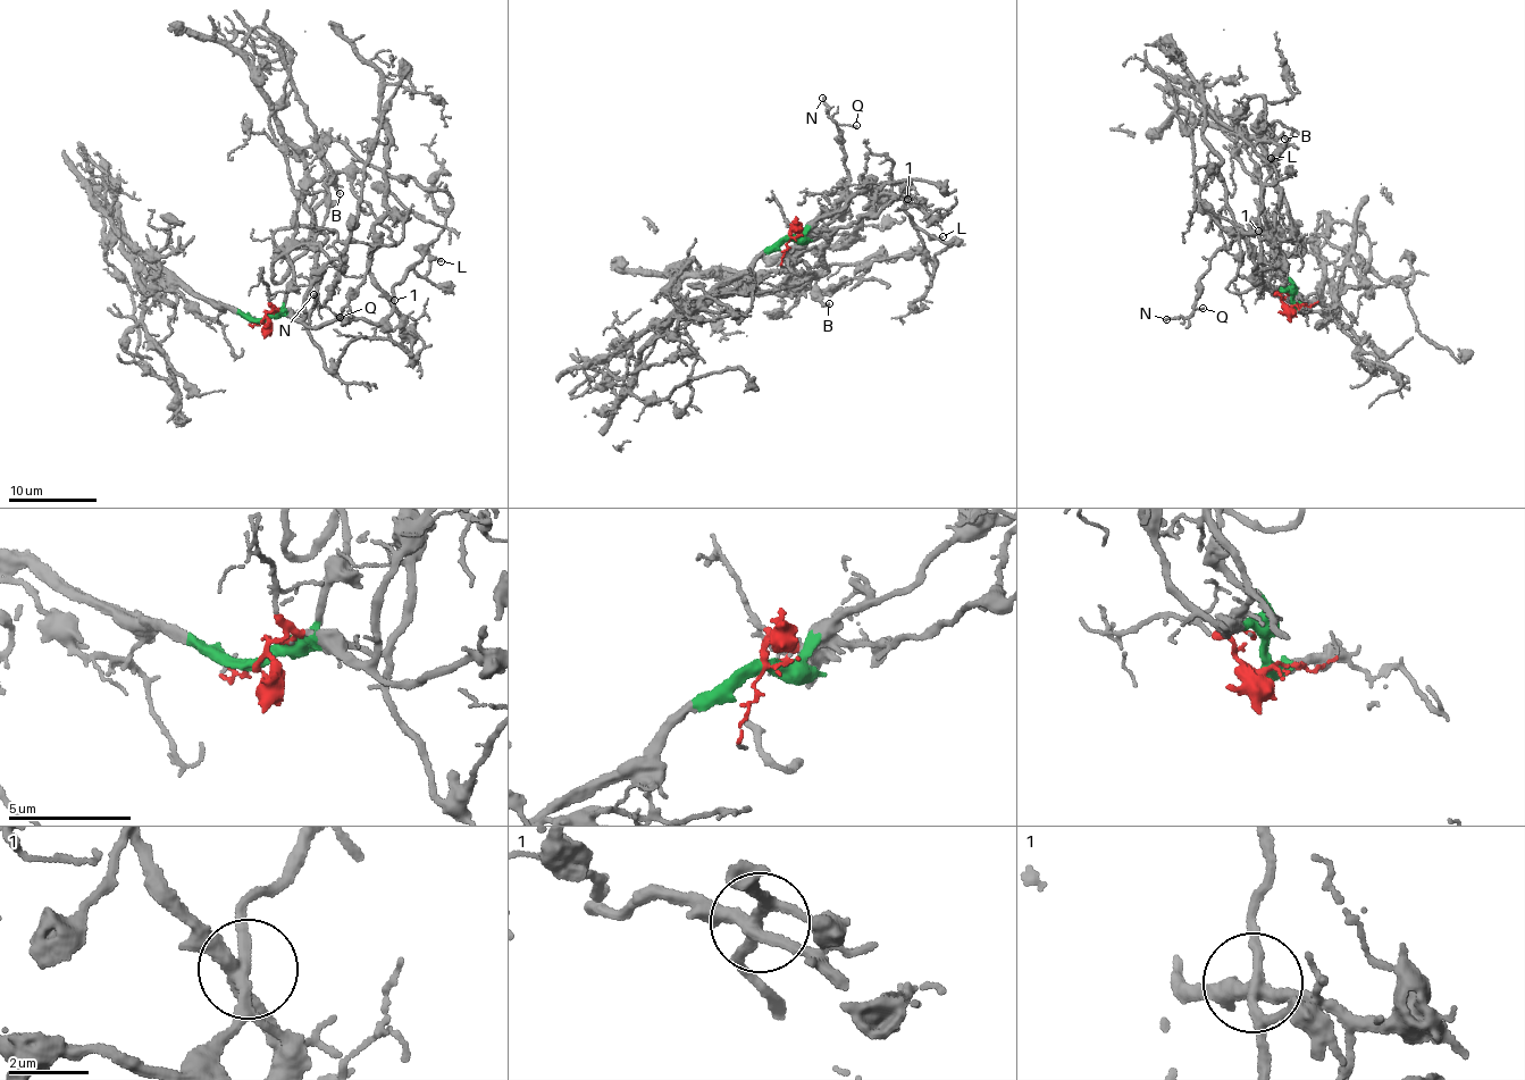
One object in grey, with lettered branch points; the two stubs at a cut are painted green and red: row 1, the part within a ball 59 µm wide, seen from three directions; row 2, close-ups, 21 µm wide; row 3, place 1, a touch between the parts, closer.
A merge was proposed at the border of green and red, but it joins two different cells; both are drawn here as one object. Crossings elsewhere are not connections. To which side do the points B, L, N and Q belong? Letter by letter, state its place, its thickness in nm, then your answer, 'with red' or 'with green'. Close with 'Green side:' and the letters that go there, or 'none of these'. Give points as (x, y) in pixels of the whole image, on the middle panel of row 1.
B: place (829, 303); calibre 100 nm; with green
L: place (943, 236); calibre 170 nm; with green
N: place (822, 98); calibre 180 nm; with green
Q: place (856, 125); calibre 90 nm; with green
Green side: B, L, N, Q

